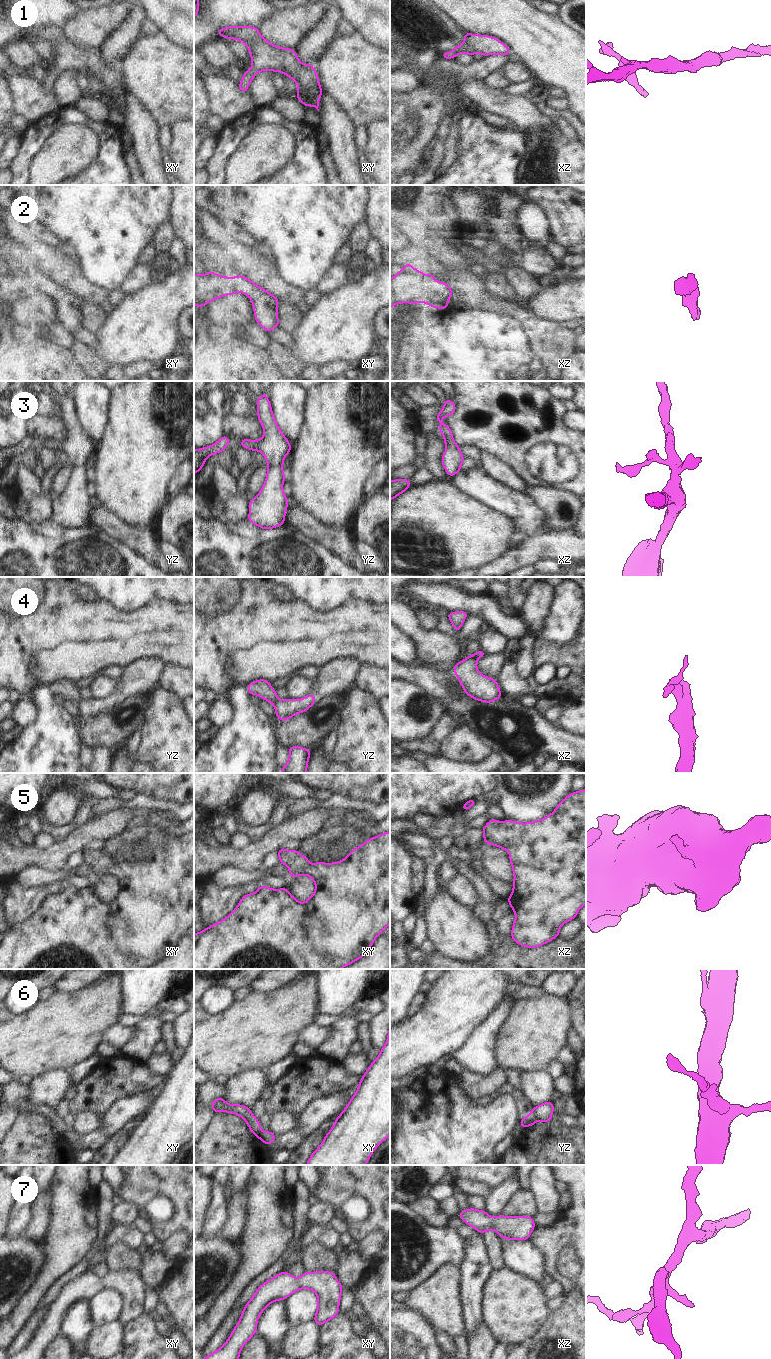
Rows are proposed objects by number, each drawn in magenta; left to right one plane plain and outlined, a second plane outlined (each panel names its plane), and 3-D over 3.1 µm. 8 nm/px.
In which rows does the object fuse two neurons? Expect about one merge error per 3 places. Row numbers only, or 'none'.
4, 6.

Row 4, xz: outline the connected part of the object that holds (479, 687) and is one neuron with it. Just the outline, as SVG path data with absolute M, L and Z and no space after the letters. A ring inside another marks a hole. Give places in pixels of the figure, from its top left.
M467 656L464 660L455 664L453 671L458 681L463 685L463 691L471 698L485 703L491 703L502 697L496 679L482 675L477 670L477 660L471 656Z

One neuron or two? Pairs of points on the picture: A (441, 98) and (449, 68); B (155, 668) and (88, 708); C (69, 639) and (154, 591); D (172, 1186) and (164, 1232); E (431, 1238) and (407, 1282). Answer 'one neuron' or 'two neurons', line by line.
A: one neuron
B: one neuron
C: two neurons
D: one neuron
E: one neuron

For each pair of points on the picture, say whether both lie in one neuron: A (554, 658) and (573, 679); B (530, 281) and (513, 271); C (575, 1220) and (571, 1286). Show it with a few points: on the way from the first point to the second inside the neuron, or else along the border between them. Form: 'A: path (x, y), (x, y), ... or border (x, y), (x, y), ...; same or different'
A: path (562, 658), (573, 667), (573, 671); same
B: path (526, 281), (517, 275); same
C: path (559, 1237), (551, 1245), (551, 1270), (554, 1273); same

